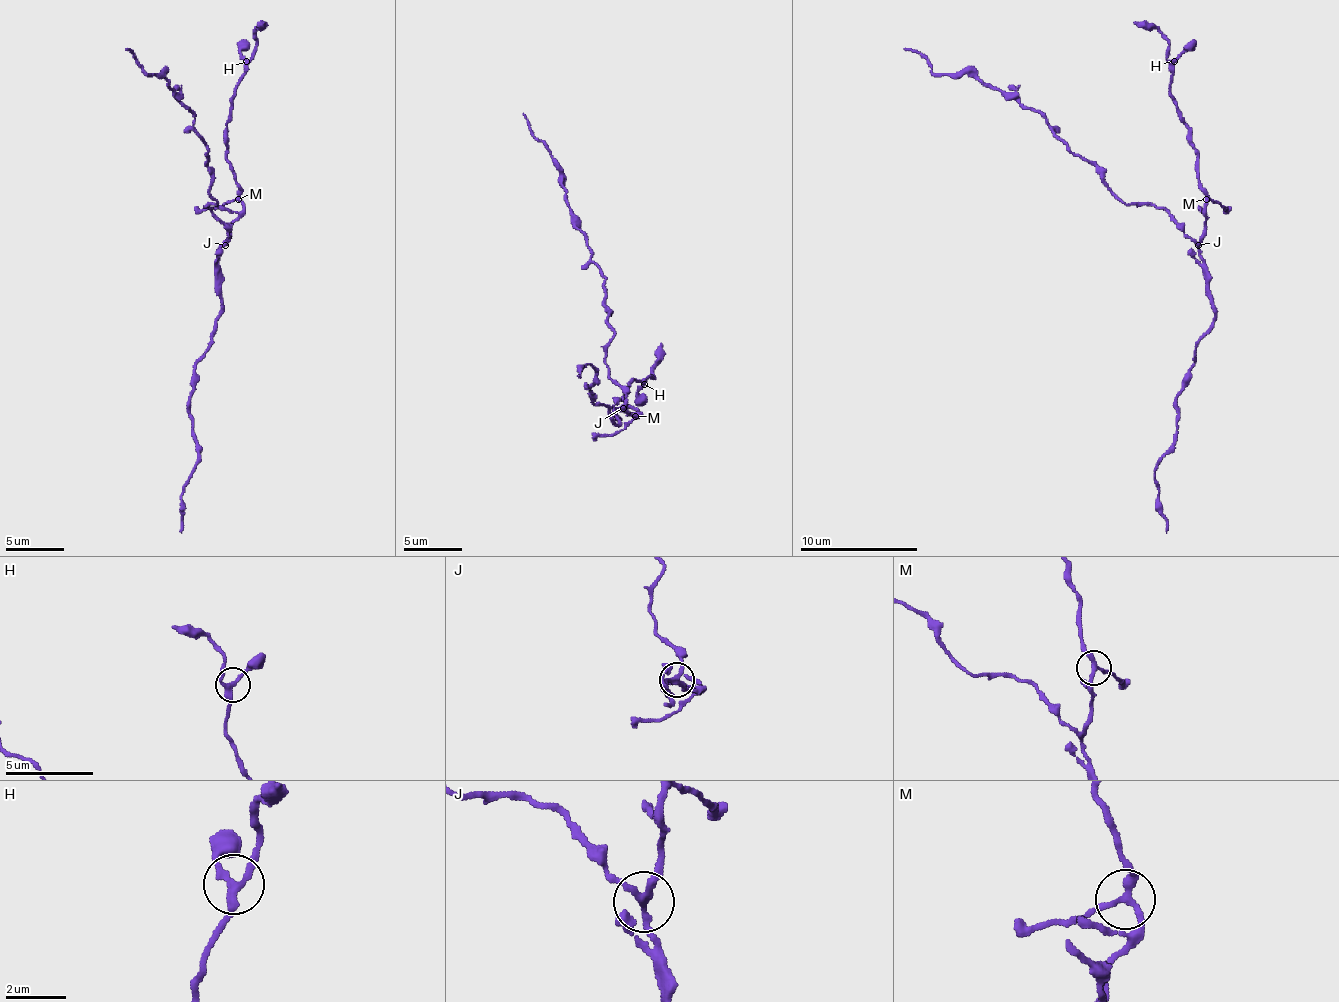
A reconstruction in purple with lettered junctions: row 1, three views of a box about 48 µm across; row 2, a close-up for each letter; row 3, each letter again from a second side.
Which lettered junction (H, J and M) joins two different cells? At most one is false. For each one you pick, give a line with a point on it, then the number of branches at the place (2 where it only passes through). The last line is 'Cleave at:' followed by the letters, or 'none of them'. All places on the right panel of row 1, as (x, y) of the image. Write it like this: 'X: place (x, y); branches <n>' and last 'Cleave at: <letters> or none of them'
J: place (1198, 245); branches 3
Cleave at: J

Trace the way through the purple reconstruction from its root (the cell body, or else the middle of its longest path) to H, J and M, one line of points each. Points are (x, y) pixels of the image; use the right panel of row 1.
H: (1174, 219), (1189, 237), (1201, 240), (1206, 190), (1198, 178), (1192, 128), (1171, 93), (1174, 61)
J: (1174, 219), (1198, 246)
M: (1174, 219), (1198, 243), (1206, 219), (1206, 199)

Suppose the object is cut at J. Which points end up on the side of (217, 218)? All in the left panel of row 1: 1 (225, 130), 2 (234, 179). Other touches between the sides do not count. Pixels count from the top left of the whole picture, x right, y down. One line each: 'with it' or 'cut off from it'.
1: cut off from it
2: cut off from it

